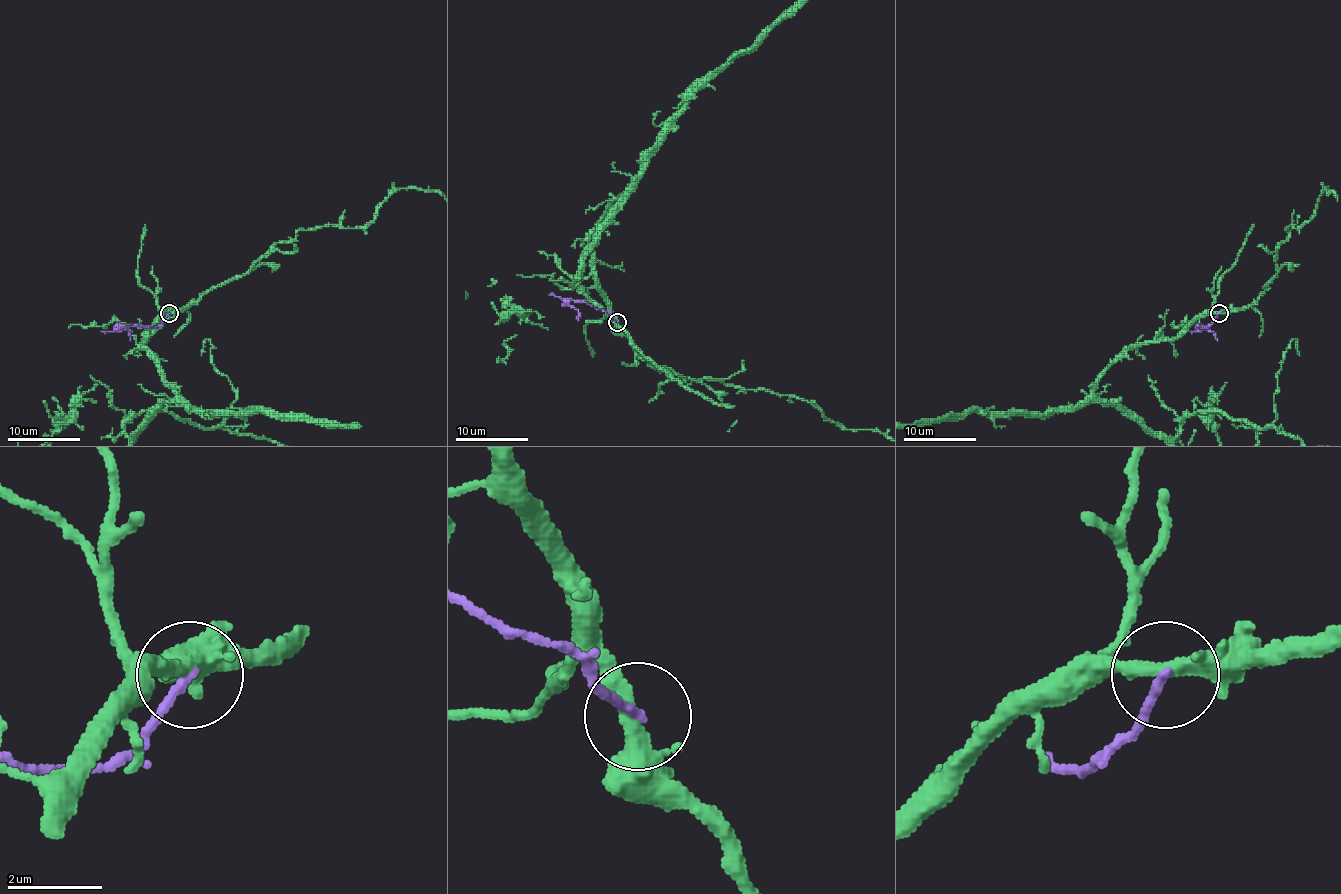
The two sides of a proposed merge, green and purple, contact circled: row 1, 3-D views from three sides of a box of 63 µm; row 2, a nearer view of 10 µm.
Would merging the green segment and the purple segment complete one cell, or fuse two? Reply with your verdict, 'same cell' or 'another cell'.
another cell

